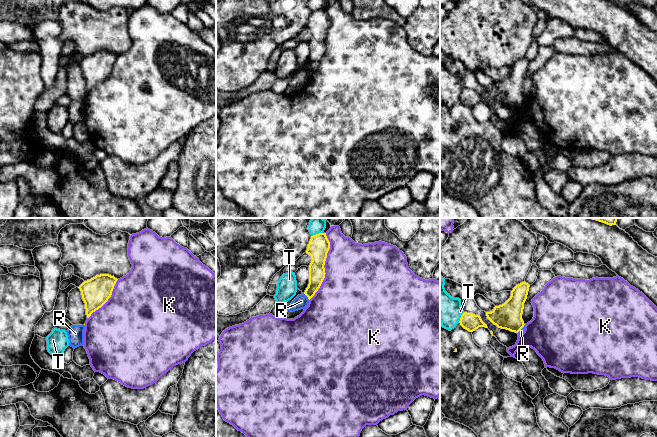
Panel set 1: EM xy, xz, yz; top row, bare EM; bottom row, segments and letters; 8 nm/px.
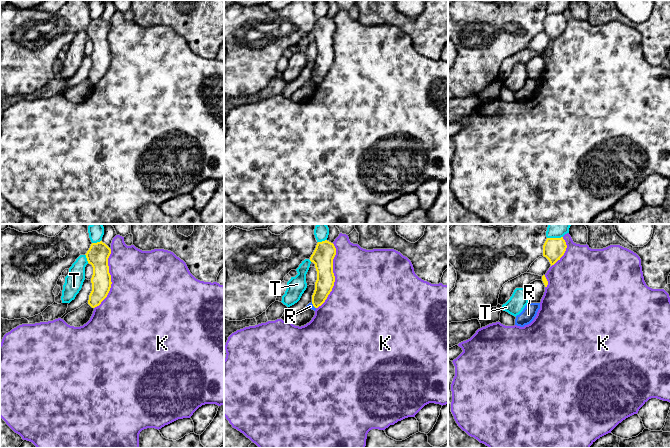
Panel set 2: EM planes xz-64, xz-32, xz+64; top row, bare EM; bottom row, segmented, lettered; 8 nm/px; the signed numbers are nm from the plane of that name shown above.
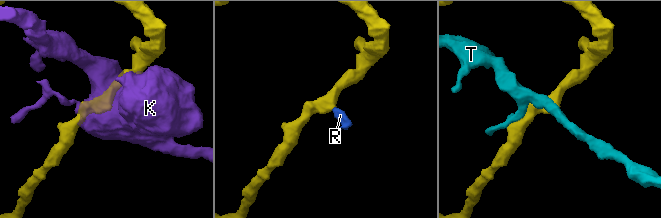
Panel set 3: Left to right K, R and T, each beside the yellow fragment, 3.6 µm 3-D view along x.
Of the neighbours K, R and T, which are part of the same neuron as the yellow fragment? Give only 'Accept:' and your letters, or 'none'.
Accept: none

